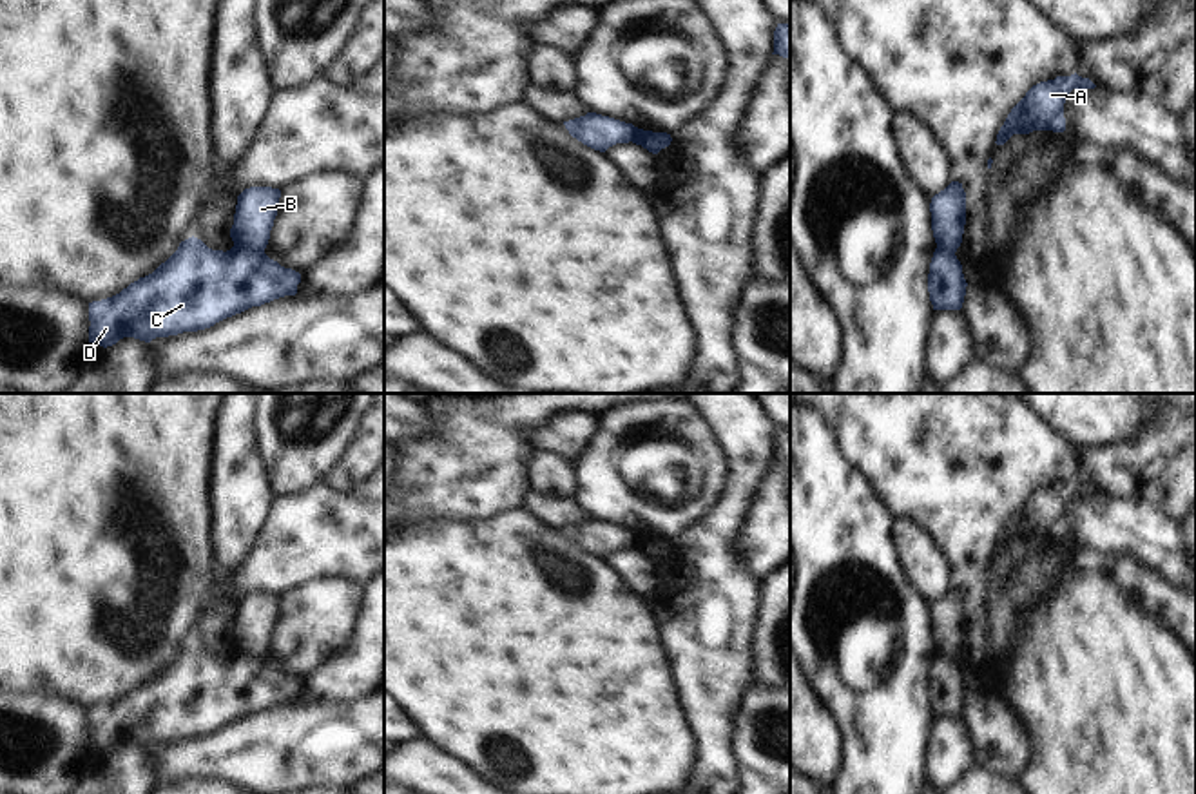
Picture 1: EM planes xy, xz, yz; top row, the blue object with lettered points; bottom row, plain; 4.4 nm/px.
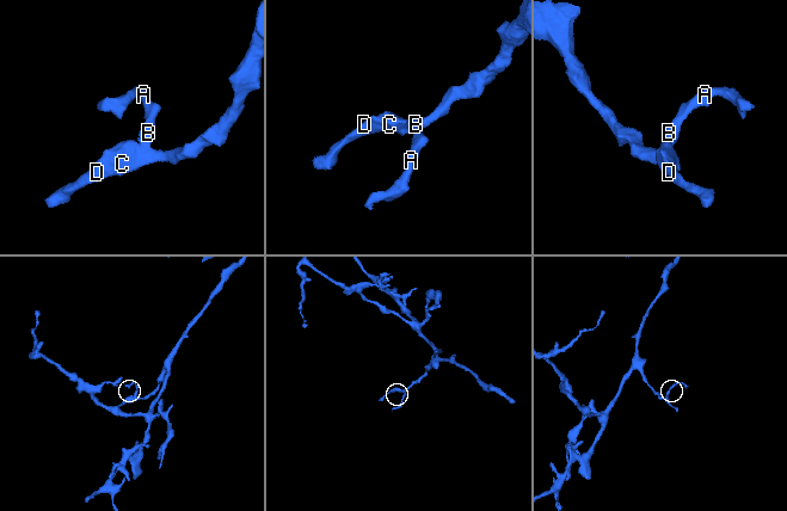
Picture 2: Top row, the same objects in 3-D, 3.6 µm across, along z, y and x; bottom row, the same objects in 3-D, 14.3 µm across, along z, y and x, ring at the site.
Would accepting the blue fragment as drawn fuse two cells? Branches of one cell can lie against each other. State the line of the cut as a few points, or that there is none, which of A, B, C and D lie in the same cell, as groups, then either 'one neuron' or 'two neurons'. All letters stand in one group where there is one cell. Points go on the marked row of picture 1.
xy (234, 245), (263, 254) | A B / C D | two neurons

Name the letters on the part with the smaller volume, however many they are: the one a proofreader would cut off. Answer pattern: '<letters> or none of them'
A, B

